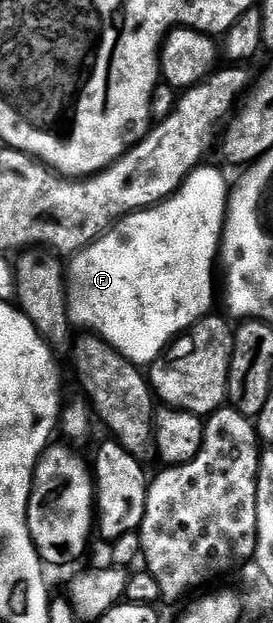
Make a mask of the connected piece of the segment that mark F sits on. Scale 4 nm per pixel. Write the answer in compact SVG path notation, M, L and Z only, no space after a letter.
M207 164L198 165L169 198L146 209L135 210L126 217L119 219L102 237L95 239L90 246L86 246L75 253L72 258L74 263L69 263L66 272L66 295L68 296L71 323L75 327L82 326L78 328L83 331L99 334L108 345L116 348L116 352L120 352L120 356L124 356L137 367L146 368L153 364L161 354L166 352L167 346L175 338L185 334L191 326L195 326L199 320L207 317L213 311L210 309L214 306L214 278L216 282L216 267L220 262L222 248L222 229L226 223L226 205L230 199L231 189L231 183L229 181L226 183L225 176L216 167L207 166Z

